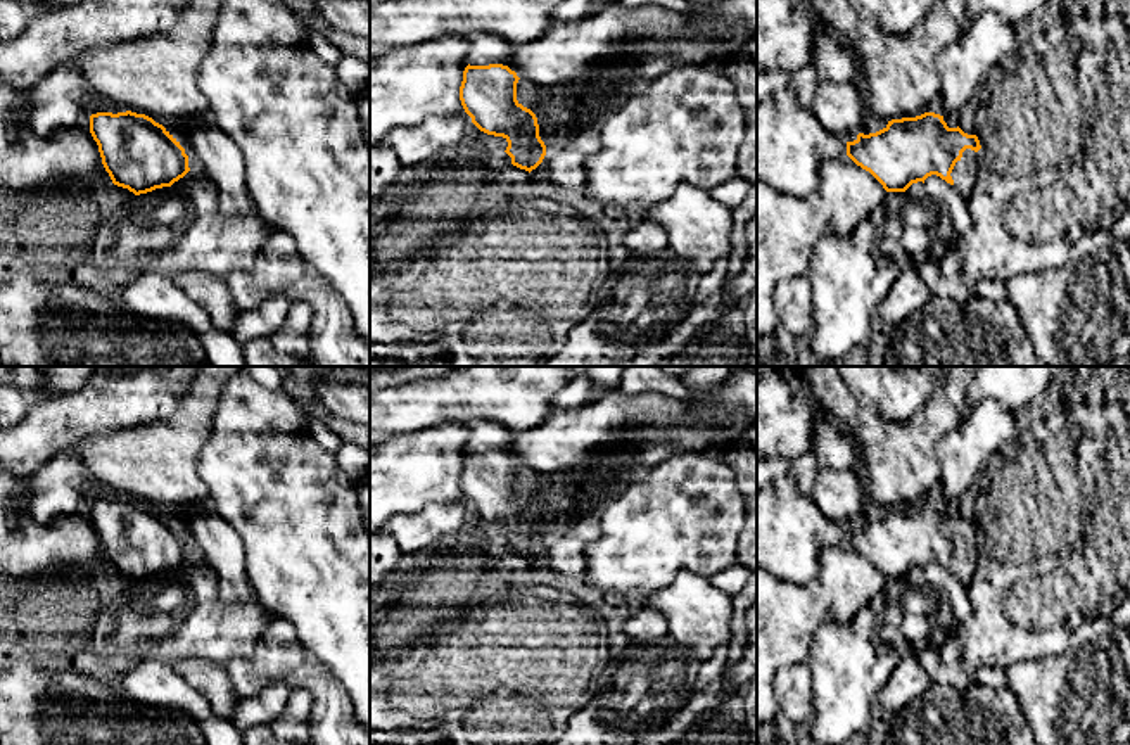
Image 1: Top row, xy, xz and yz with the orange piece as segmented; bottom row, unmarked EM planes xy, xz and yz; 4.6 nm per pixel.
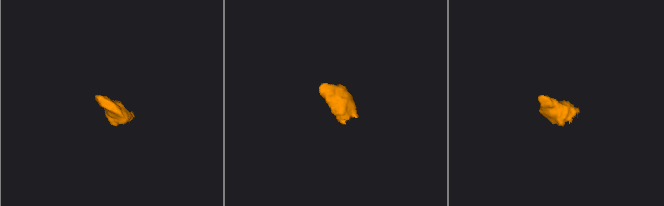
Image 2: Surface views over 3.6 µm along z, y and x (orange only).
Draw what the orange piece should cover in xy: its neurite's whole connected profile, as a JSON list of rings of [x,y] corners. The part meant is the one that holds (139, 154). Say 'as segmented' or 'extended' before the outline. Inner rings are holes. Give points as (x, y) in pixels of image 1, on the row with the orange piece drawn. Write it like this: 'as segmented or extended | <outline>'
as segmented | [[[92,114],[90,133],[112,183],[135,195],[171,187],[190,171],[180,142],[145,114]]]

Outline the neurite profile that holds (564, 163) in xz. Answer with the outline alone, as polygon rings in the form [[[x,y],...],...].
[[[587,126],[570,133],[553,145],[541,166],[546,171],[546,181],[562,188],[579,188],[586,185],[586,161],[601,147],[598,128]]]

